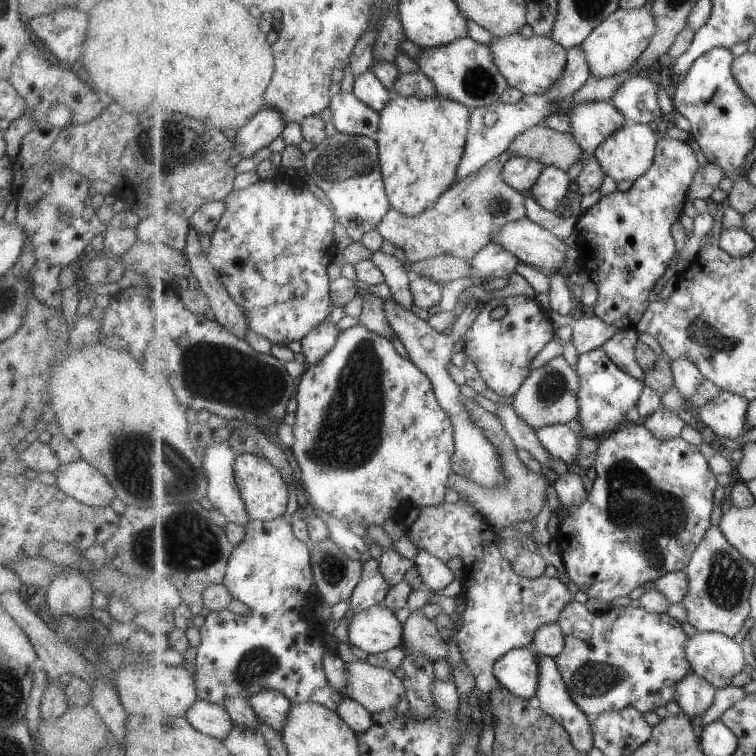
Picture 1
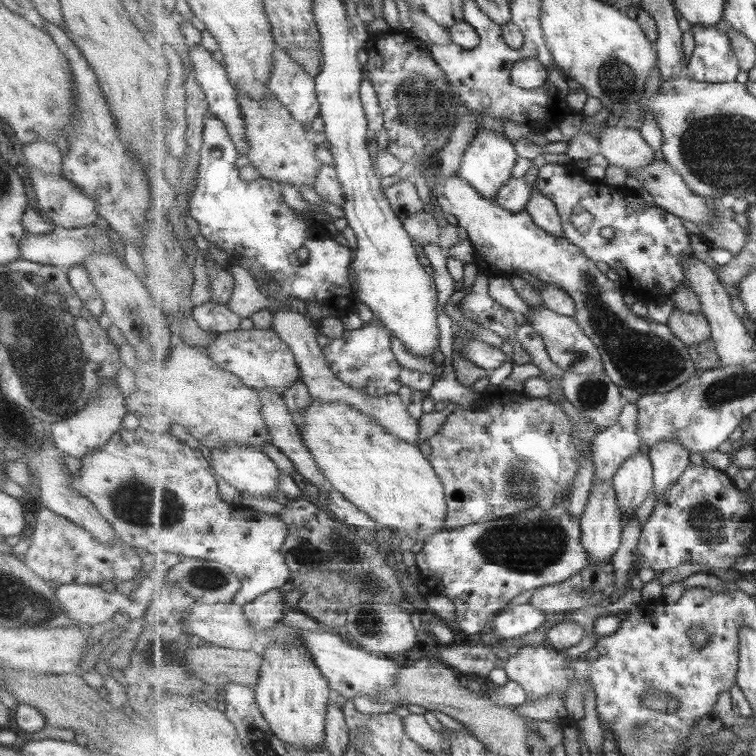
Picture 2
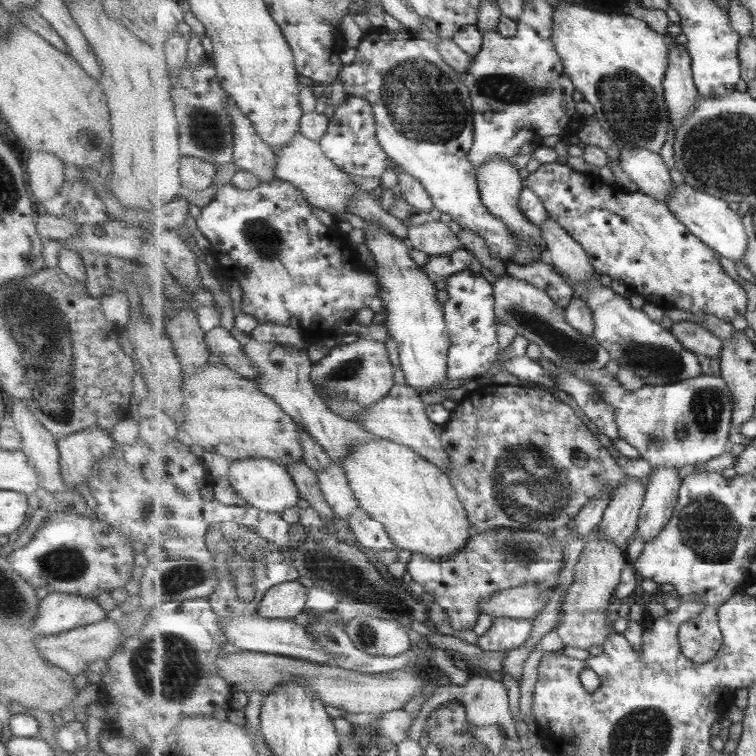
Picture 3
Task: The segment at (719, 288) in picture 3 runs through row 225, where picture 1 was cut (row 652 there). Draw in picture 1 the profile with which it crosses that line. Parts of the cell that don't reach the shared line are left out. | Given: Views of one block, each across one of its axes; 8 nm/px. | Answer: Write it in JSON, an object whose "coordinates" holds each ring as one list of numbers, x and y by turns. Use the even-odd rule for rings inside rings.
{"coordinates":[[573,601,569,606,565,606,558,623,562,625,565,634,565,648,554,659,559,665,571,698,579,704,581,710,589,718,601,716,605,712,619,712,631,707,636,708,641,714,654,712,656,708,667,706,669,702,675,701,677,685,689,674,695,674,685,650,689,636,685,634,681,623,667,613,652,613,642,606,635,608,629,605,613,607,598,615,593,614,585,603],[577,620,589,622,592,628,589,640,580,640,577,636,573,636,573,624]]}

